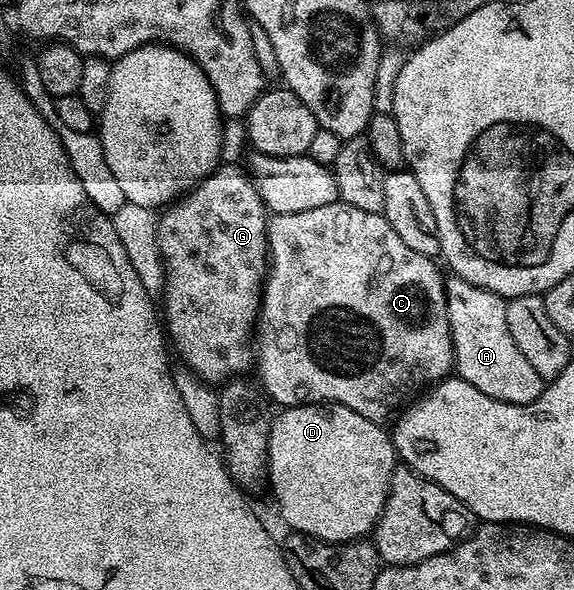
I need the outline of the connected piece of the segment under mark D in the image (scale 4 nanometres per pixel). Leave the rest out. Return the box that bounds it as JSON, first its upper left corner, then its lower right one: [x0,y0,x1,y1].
[267,403,397,543]

